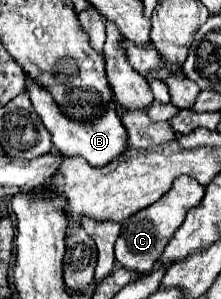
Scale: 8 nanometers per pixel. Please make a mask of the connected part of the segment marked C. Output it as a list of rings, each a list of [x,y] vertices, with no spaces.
[[[181,176],[179,180],[175,180],[173,188],[159,198],[155,204],[139,210],[137,214],[133,214],[131,218],[127,218],[121,224],[121,236],[115,242],[115,258],[117,262],[127,268],[133,270],[137,274],[145,274],[153,268],[153,264],[161,258],[167,242],[171,240],[171,236],[175,234],[175,230],[183,224],[185,214],[203,200],[205,188],[201,184],[195,184],[195,180],[191,180],[189,176]]]

